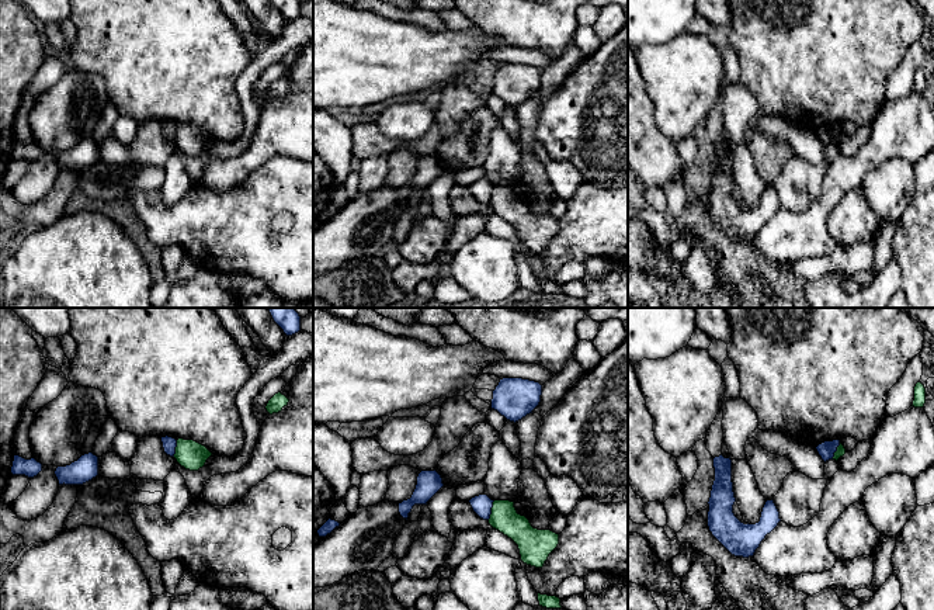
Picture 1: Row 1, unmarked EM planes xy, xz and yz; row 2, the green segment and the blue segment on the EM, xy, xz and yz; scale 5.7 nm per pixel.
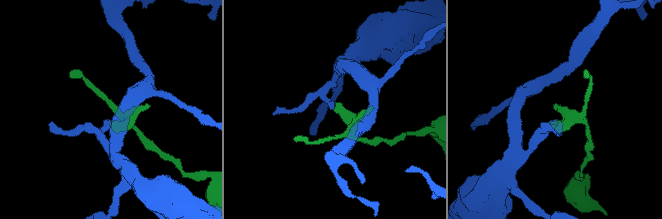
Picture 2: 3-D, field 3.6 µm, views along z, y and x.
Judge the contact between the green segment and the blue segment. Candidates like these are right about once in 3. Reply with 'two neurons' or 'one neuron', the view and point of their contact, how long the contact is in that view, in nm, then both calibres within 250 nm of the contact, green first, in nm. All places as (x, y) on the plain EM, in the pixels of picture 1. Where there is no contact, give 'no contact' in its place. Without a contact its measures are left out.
two neurons | xz (492, 196) | 120 nm | 160/120 nm

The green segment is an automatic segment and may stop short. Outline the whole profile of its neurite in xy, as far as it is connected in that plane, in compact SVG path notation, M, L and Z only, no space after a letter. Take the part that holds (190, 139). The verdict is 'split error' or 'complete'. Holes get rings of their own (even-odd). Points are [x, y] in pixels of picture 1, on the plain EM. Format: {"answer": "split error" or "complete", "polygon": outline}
{"answer": "complete", "polygon": "M177 125L174 143L185 155L198 156L211 141L212 138L205 131L194 125Z"}

